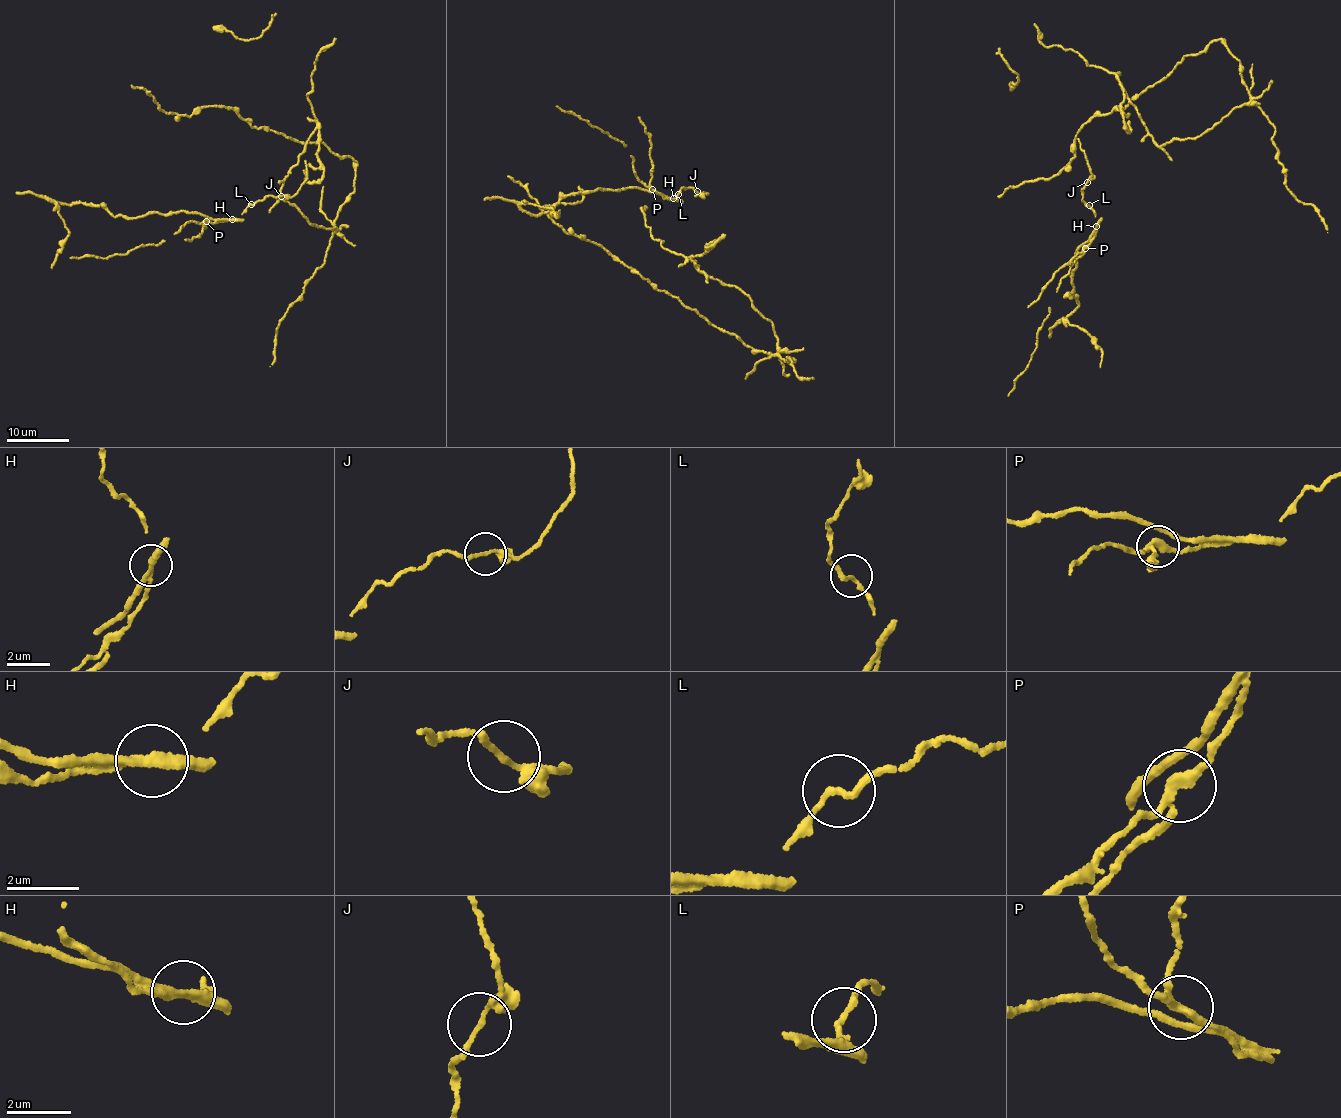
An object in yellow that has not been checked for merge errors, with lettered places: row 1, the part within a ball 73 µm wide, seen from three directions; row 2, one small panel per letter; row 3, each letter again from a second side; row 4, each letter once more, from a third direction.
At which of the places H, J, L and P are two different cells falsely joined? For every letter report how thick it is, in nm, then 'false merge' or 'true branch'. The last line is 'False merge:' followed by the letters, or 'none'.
H: 280 nm | false merge
J: 130 nm | true branch
L: 160 nm | true branch
P: 200 nm | false merge
False merge: H, P

